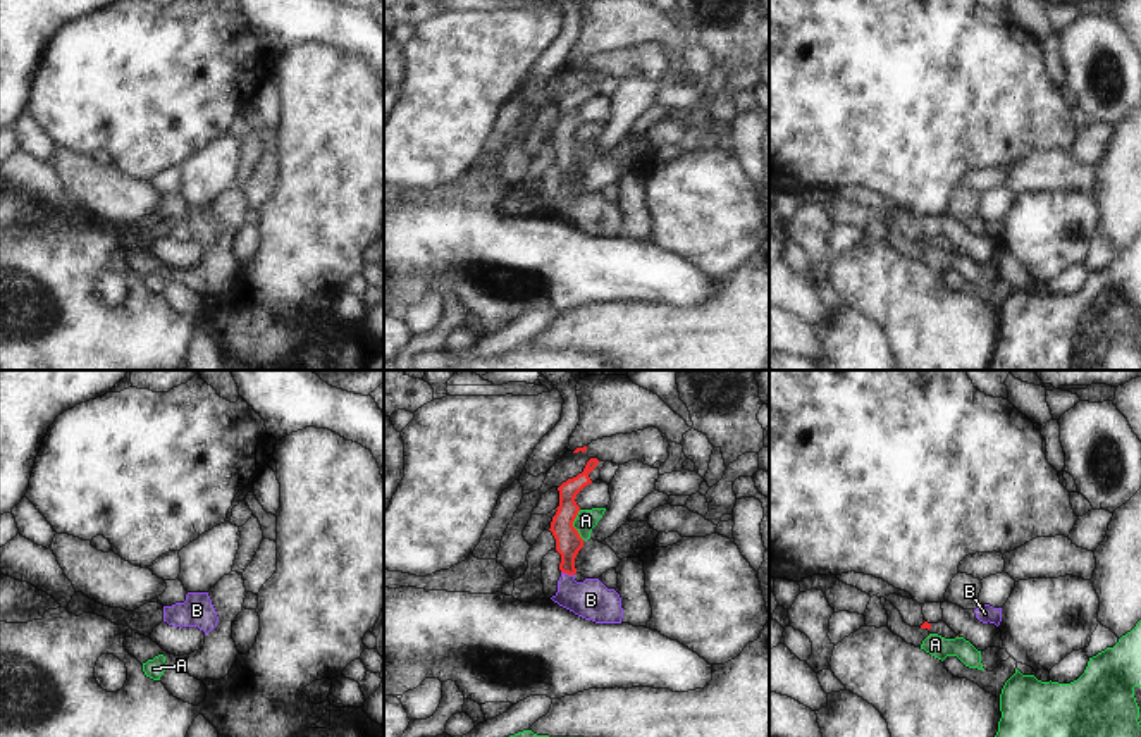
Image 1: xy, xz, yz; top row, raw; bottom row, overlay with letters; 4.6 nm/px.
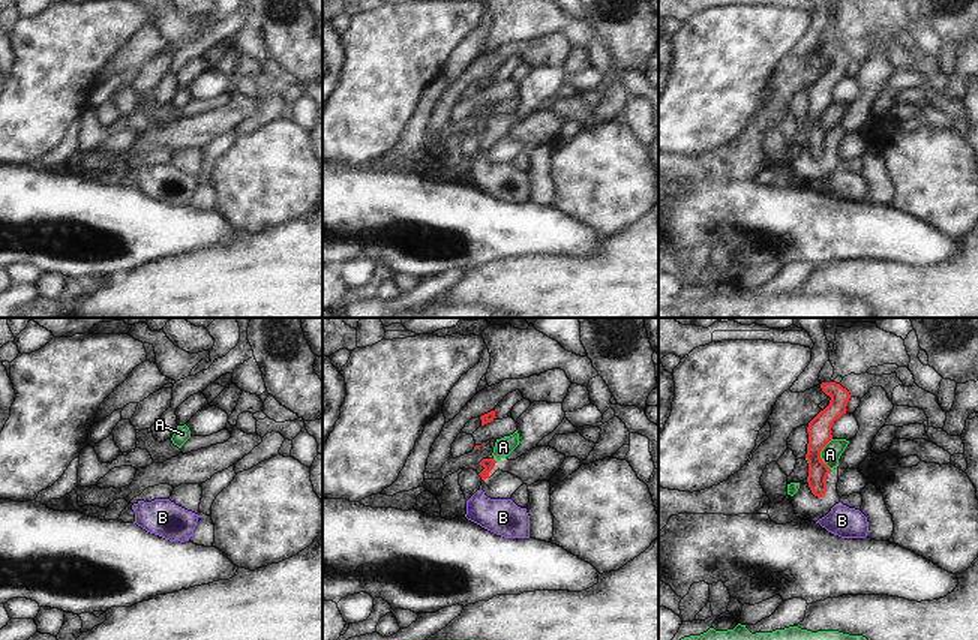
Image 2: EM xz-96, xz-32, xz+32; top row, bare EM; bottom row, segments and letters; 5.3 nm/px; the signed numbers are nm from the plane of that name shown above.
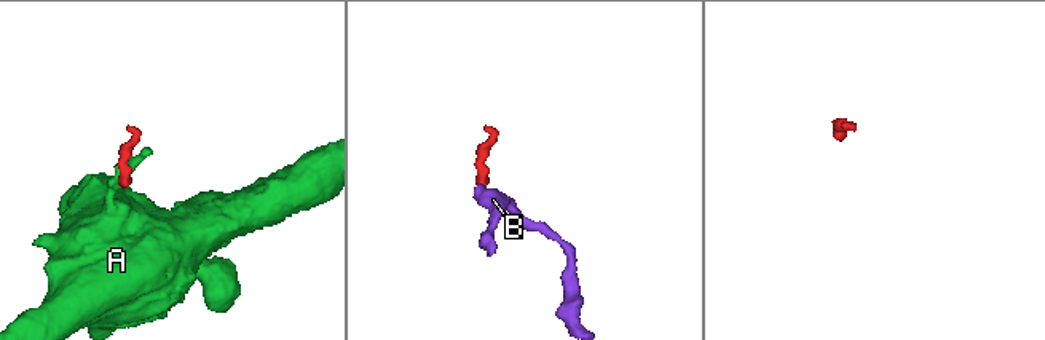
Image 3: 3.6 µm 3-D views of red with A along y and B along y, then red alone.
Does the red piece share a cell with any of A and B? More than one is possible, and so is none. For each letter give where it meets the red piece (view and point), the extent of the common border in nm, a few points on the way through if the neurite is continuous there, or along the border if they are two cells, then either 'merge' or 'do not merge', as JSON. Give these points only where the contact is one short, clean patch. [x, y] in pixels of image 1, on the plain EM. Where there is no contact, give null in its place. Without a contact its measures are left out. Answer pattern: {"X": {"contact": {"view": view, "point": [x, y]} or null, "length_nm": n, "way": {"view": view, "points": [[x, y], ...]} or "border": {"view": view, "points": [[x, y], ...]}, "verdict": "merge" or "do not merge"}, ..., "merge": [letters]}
{"A": {"contact": {"view": "xz", "point": [572, 140]}, "length_nm": 150, "border": {"view": "xz", "points": [[579, 124], [573, 142], [584, 154]]}, "verdict": "do not merge"}, "B": {"contact": {"view": "xz", "point": [568, 188]}, "length_nm": 70, "way": {"view": "xz", "points": [[568, 157], [568, 188], [591, 214]]}, "verdict": "merge"}, "merge": ["B"]}

